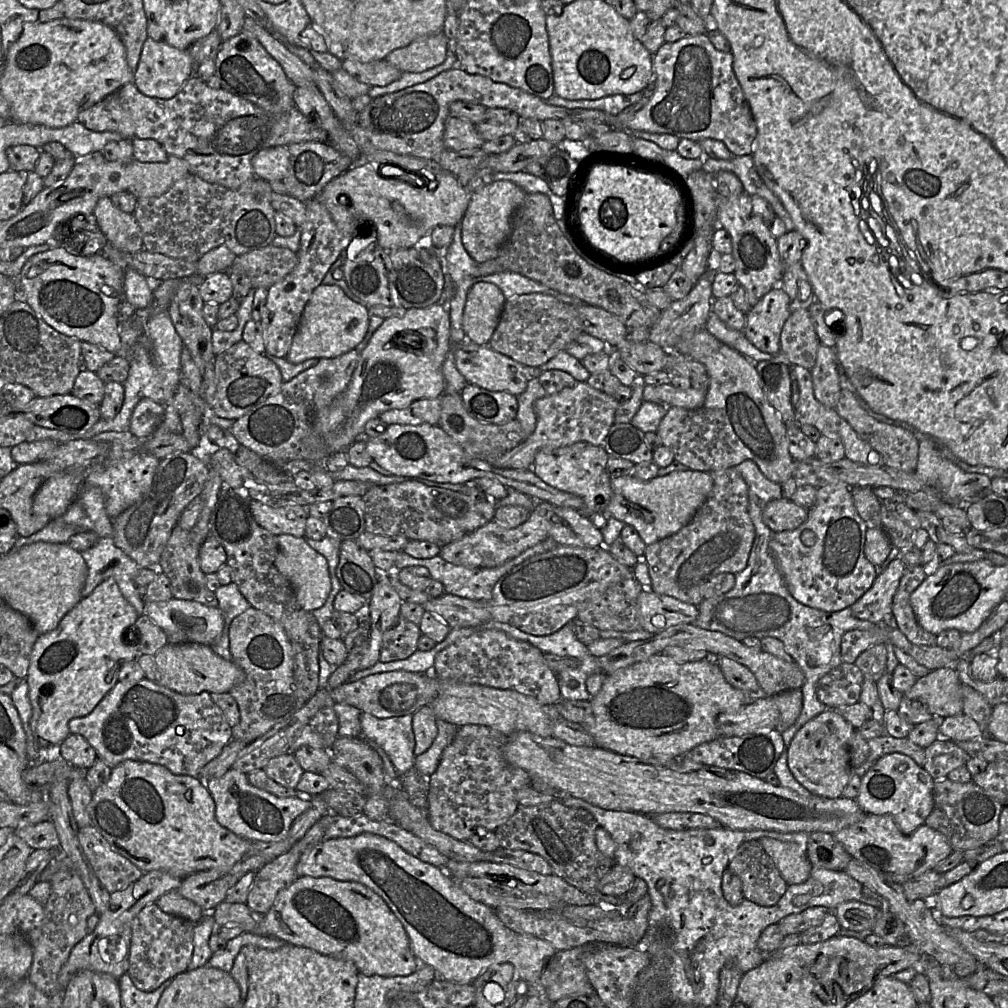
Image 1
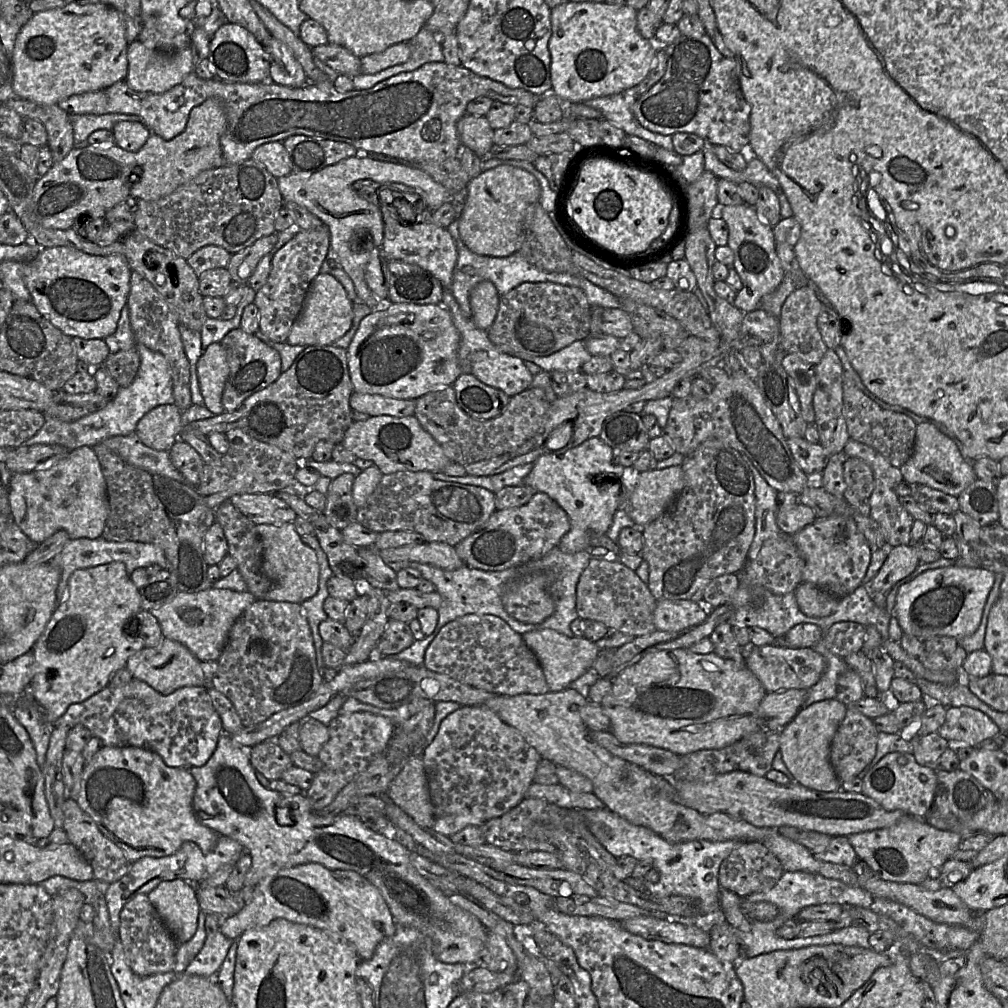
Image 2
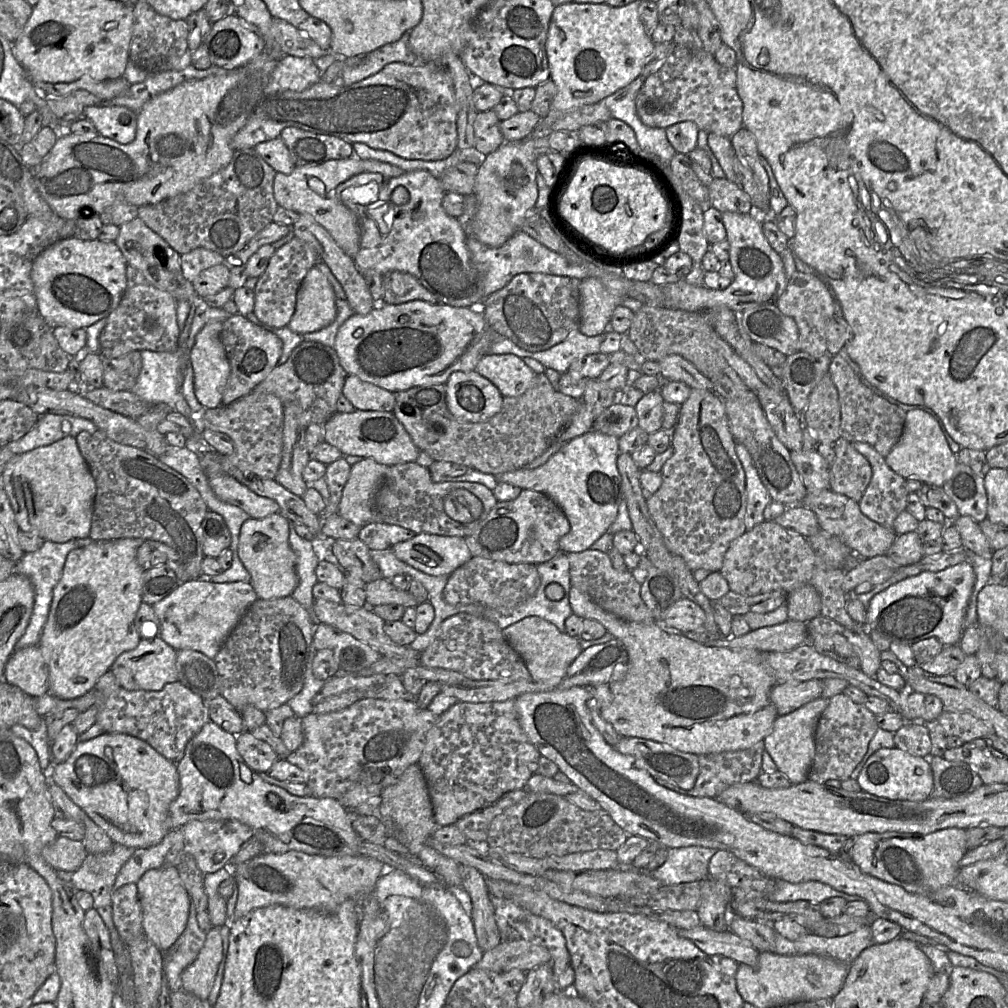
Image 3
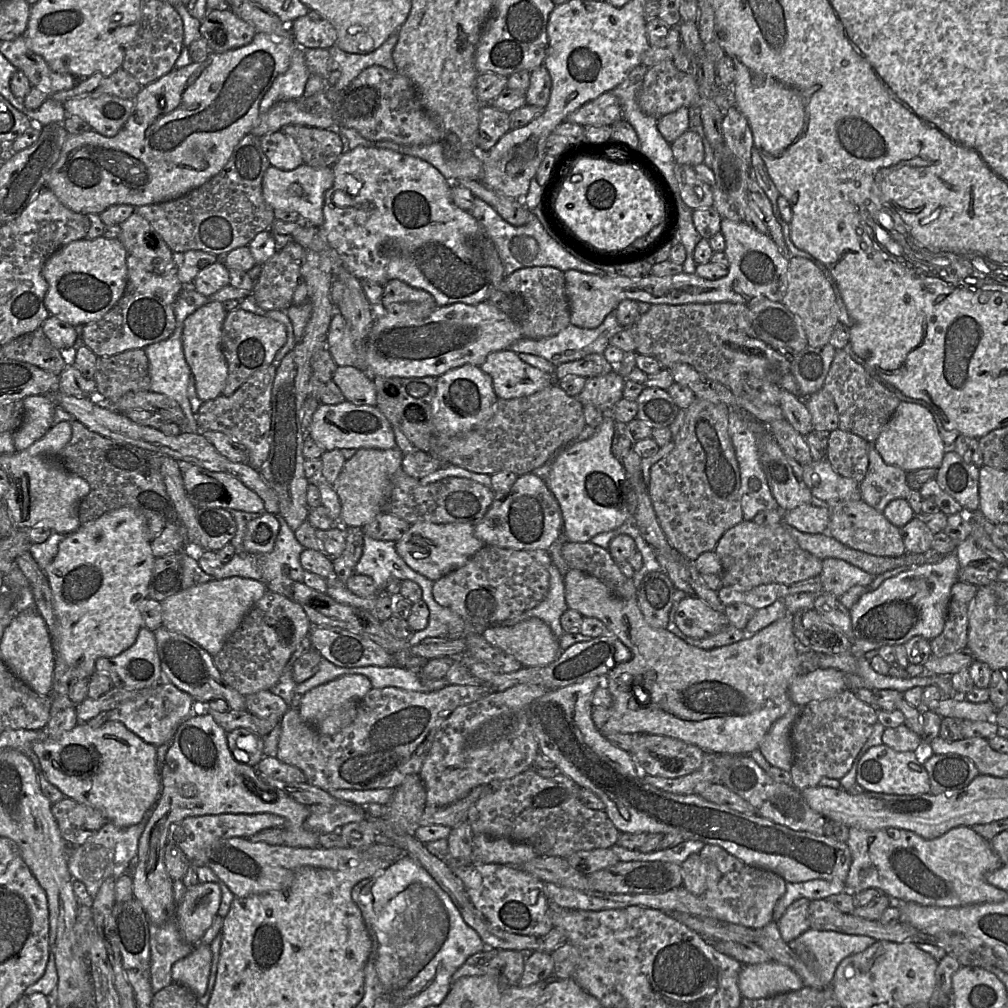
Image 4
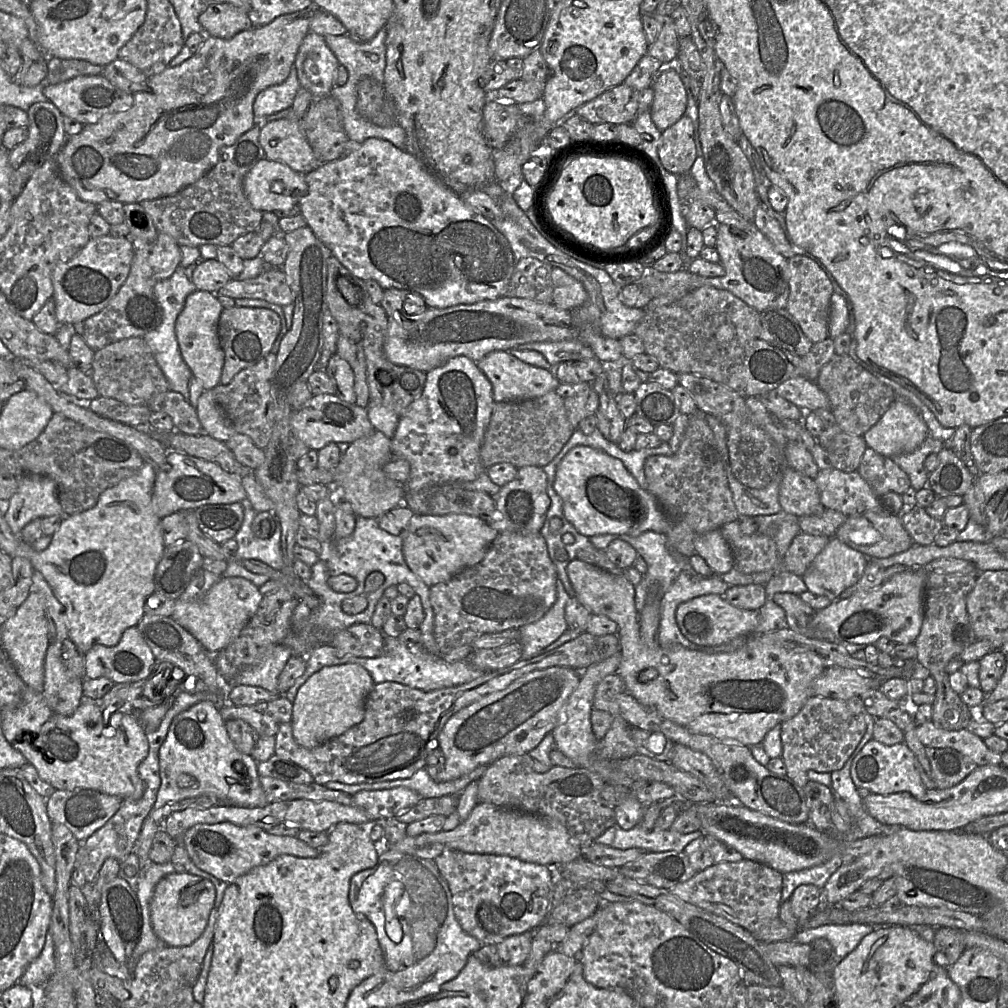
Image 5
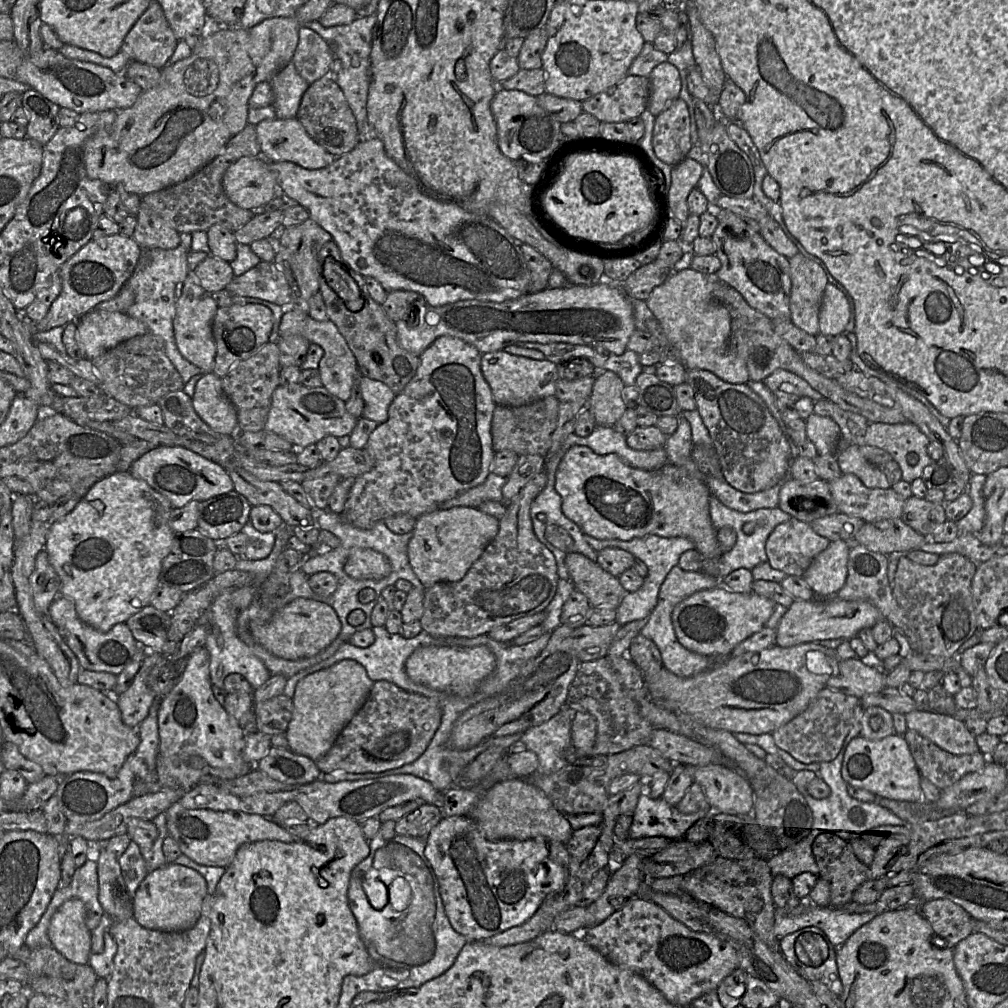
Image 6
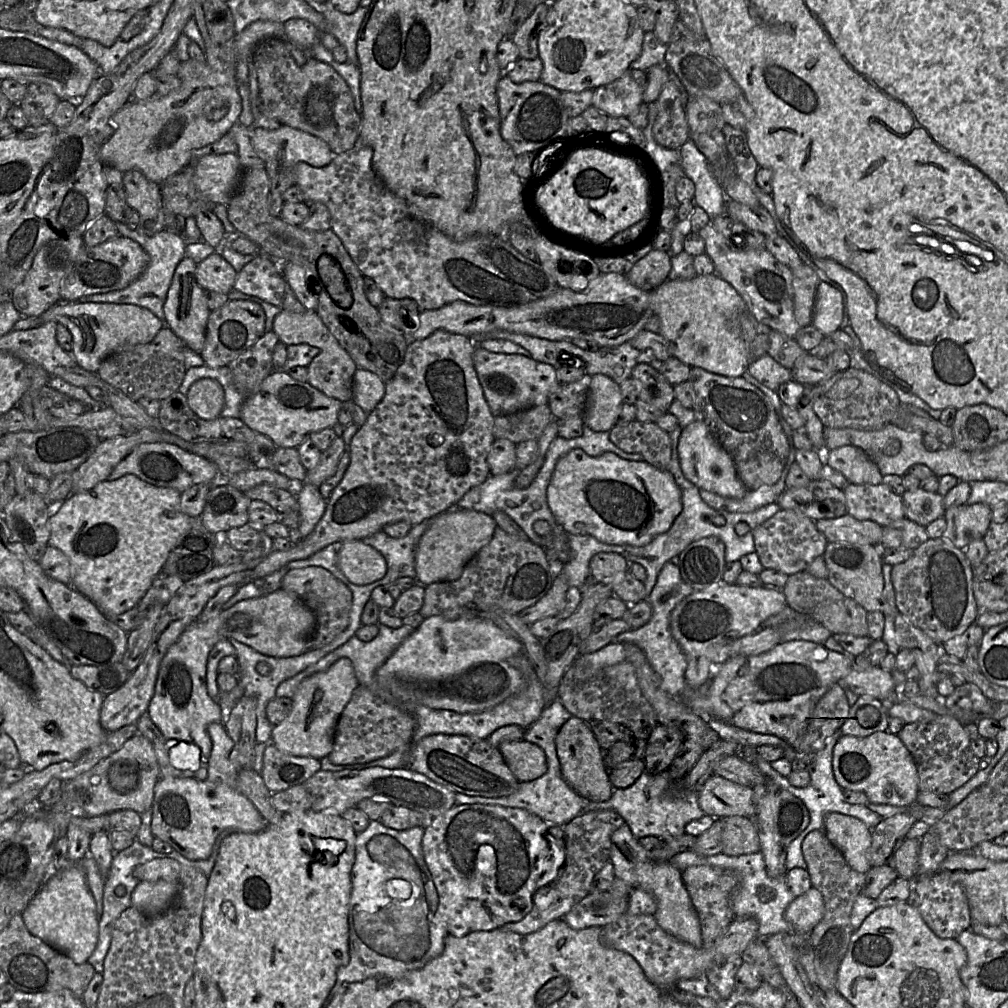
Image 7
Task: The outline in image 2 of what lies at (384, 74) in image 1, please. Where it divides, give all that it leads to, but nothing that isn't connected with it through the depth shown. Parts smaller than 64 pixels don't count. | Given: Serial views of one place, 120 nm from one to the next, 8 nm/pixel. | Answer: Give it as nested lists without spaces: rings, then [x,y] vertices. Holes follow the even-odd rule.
[[[329,43],[310,48],[314,58],[330,66],[340,75],[353,78],[362,74],[360,58],[346,48]]]

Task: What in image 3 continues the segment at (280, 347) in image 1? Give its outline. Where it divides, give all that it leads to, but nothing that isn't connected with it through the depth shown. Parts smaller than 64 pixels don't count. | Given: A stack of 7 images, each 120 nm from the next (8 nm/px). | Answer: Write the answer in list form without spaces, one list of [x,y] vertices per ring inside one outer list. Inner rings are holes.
[[[296,237],[276,249],[254,289],[254,313],[263,327],[286,327],[295,312],[297,293],[307,273],[320,261],[316,249]]]

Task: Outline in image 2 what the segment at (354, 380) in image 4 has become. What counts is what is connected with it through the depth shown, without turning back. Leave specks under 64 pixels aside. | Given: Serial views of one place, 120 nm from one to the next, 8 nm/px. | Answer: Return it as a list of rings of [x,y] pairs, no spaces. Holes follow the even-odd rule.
[[[355,391],[350,396],[349,404],[352,410],[369,416],[410,417],[414,416],[416,408],[416,400],[389,398]]]

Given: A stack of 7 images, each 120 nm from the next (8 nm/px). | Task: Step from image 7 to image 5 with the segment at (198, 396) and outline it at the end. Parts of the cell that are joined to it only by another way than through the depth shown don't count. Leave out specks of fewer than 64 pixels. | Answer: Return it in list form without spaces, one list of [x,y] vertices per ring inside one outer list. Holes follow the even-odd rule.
[[[204,390],[201,393],[196,411],[203,432],[214,439],[225,443],[236,433],[226,415],[214,400],[211,390]]]

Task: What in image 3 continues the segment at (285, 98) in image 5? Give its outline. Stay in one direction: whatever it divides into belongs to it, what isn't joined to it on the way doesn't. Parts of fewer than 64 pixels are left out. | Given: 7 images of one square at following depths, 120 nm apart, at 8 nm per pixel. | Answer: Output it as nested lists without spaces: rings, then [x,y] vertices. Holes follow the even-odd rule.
[[[284,55],[270,75],[263,96],[282,91],[300,92],[320,80],[320,71],[308,57]]]

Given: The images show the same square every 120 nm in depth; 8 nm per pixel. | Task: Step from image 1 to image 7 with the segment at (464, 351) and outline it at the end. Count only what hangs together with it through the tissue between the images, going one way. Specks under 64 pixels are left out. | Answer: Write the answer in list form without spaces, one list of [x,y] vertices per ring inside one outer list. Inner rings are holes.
[[[476,347],[474,367],[494,417],[547,404],[551,393],[560,385],[556,368],[519,354],[493,353]]]

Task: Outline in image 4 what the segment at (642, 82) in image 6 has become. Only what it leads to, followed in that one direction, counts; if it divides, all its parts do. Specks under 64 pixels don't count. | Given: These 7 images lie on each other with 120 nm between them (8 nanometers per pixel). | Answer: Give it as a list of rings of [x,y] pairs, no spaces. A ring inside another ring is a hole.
[[[606,92],[575,110],[565,121],[589,127],[612,126],[622,119],[619,99],[612,93]]]

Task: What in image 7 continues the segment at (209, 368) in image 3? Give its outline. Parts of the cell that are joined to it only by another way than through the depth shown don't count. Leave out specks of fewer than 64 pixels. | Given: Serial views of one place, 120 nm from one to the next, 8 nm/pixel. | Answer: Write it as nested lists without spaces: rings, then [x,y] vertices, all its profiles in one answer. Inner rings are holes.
[[[185,255],[179,262],[175,269],[163,310],[165,324],[188,348],[200,354],[205,345],[207,321],[211,311],[207,305],[205,290],[196,281],[197,265],[188,255]]]

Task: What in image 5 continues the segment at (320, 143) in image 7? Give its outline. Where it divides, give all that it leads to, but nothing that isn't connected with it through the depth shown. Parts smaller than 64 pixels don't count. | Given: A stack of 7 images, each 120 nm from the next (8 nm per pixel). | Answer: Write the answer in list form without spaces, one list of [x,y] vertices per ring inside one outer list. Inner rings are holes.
[[[300,87],[291,107],[293,117],[273,120],[261,127],[259,142],[265,152],[266,159],[287,165],[292,170],[302,174],[311,172],[320,166],[321,163],[317,160],[300,126],[300,121],[313,99],[314,97],[310,92]]]

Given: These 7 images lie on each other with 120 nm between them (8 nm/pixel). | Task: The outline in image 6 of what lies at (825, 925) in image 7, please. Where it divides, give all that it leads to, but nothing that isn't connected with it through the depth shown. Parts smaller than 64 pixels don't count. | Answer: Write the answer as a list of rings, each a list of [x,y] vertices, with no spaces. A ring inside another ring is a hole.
[[[832,832],[820,833],[813,841],[812,852],[819,868],[818,877],[830,885],[830,907],[842,908],[852,902],[855,890],[871,879],[869,866],[856,857],[850,843]]]

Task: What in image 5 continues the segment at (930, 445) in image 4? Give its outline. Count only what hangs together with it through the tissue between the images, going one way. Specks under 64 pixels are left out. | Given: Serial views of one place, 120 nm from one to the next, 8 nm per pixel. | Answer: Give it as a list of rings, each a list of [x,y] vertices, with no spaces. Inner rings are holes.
[[[895,400],[862,437],[868,447],[891,458],[913,452],[928,436],[928,426],[918,411],[904,400]]]

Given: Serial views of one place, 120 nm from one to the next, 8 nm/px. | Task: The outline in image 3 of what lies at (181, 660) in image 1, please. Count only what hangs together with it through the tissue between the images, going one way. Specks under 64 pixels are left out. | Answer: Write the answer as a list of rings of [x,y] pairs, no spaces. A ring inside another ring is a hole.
[[[160,635],[153,639],[141,639],[135,649],[122,653],[114,661],[110,671],[123,689],[160,691],[166,684],[178,682],[176,654],[177,650],[165,642]]]

